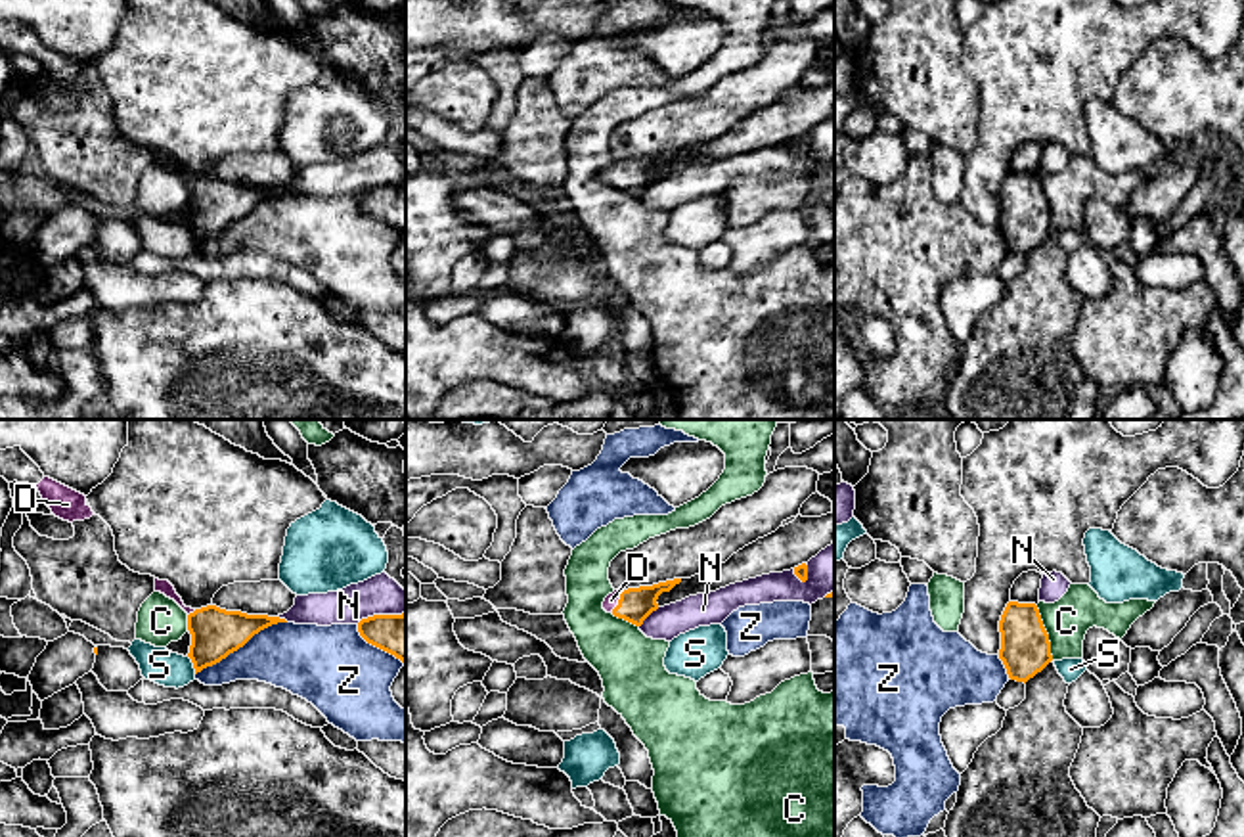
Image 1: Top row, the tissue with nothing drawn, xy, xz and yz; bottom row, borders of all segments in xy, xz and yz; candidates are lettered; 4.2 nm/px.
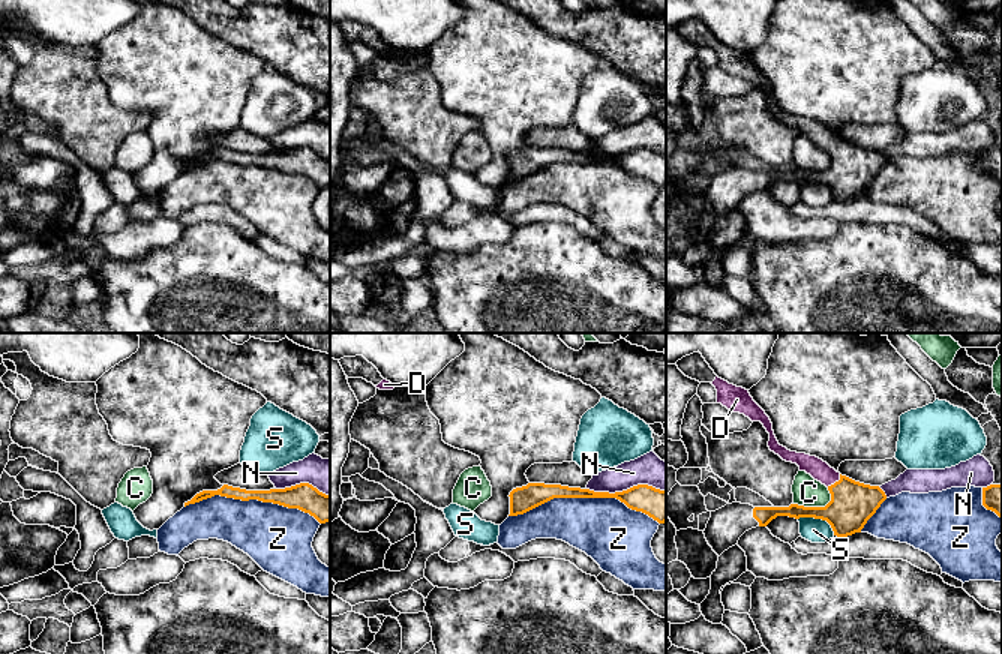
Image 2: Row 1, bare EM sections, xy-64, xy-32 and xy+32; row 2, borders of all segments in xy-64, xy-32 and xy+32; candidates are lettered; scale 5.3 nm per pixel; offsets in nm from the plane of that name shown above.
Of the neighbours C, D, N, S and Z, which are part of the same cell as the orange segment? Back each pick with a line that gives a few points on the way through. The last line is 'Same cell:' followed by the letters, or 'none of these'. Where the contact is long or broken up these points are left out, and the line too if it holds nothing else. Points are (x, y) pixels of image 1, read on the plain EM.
D: runs through xz (636, 175), (619, 173), (611, 171)
Same cell: D

